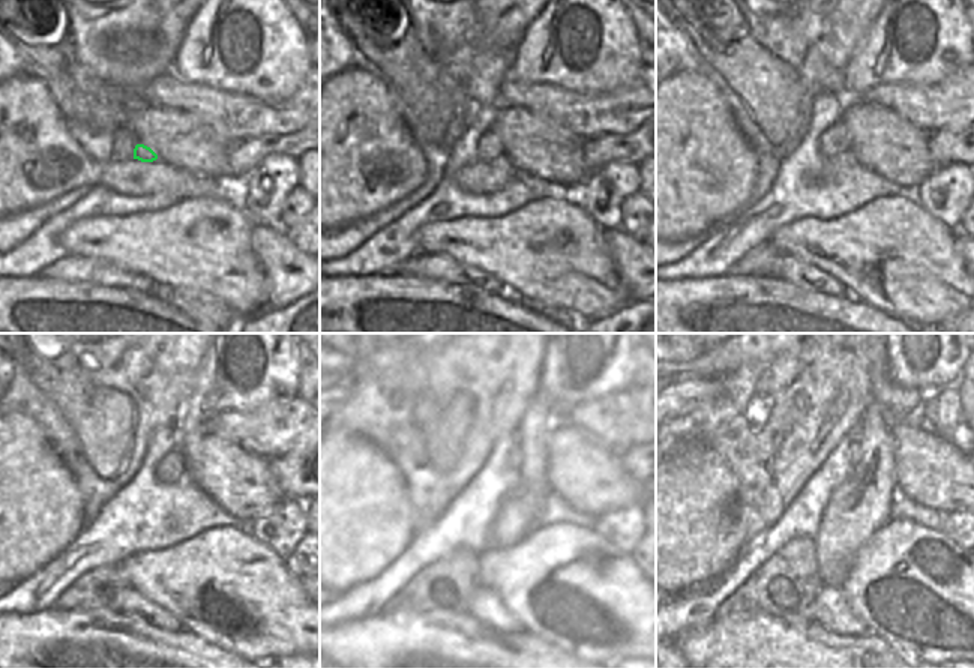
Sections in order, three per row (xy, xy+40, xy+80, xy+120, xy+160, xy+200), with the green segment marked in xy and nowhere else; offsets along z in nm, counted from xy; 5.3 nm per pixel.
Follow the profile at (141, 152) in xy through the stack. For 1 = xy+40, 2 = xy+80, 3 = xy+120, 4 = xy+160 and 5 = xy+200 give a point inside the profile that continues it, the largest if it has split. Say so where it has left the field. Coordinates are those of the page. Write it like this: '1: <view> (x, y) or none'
1: xy+40 (490, 147)
2: xy+80 (833, 141)
3: xy+120 (171, 469)
4: xy+160 (515, 457)
5: xy+200 (856, 445)

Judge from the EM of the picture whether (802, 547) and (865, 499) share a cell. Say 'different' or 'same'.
different

